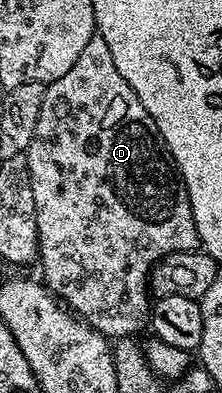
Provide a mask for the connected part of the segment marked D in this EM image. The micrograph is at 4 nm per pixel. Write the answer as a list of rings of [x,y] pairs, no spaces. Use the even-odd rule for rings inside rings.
[[[95,35],[88,39],[84,51],[80,51],[76,63],[71,69],[60,75],[60,79],[51,81],[46,86],[44,103],[40,107],[40,120],[36,122],[36,135],[32,143],[24,150],[30,182],[32,183],[32,199],[36,203],[36,227],[38,228],[38,261],[42,265],[42,277],[47,289],[70,310],[71,313],[87,321],[92,328],[107,339],[120,337],[134,337],[148,325],[148,318],[152,308],[152,294],[150,291],[150,271],[155,263],[164,259],[170,253],[189,253],[199,248],[196,219],[192,219],[192,203],[188,199],[186,185],[174,166],[172,155],[156,127],[152,123],[152,115],[144,111],[144,103],[136,99],[136,91],[128,87],[128,79],[120,75],[116,62],[112,60],[112,50],[104,39]]]

